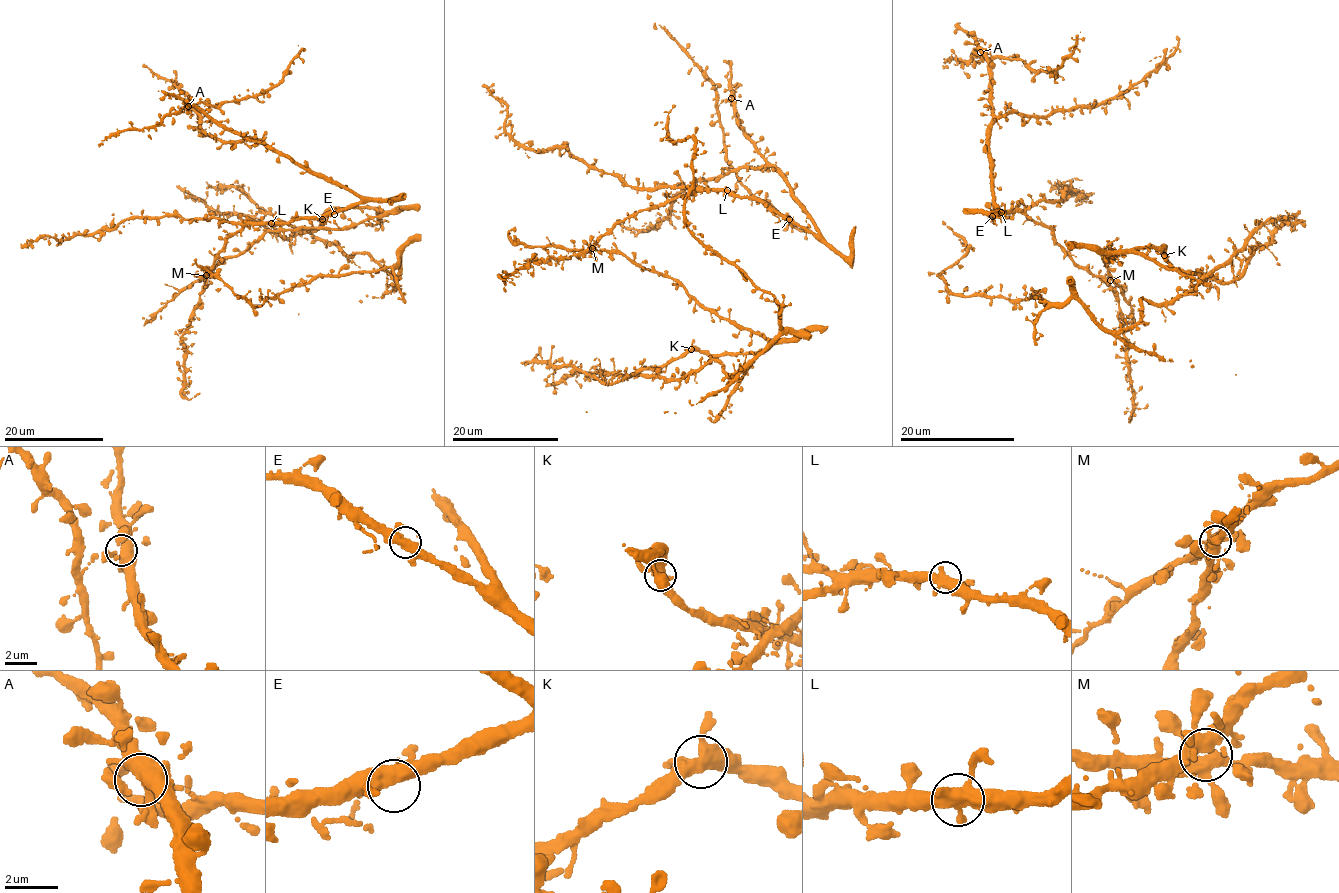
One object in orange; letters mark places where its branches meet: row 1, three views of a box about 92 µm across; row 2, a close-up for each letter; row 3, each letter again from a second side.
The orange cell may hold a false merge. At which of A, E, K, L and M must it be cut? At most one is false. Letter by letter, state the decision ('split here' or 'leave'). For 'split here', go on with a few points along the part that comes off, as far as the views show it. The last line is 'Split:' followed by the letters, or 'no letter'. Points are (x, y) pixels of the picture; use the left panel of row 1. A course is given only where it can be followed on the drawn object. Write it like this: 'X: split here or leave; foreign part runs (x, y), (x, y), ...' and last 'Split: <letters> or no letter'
A: leave
E: leave
K: leave
L: leave
M: leave
Split: no letter

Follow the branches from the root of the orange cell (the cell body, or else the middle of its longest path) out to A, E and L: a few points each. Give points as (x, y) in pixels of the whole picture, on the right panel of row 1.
A: (1110, 245), (1108, 281), (1074, 262), (1053, 232), (1024, 214), (990, 214), (993, 86), (980, 52)
E: (1110, 245), (1106, 265), (1111, 278), (1108, 281), (1074, 262), (1057, 243), (1053, 232), (1024, 214), (992, 216)
L: (1110, 245), (1106, 265), (1111, 278), (1108, 281), (1074, 262), (1045, 227), (1020, 212), (1001, 212)

